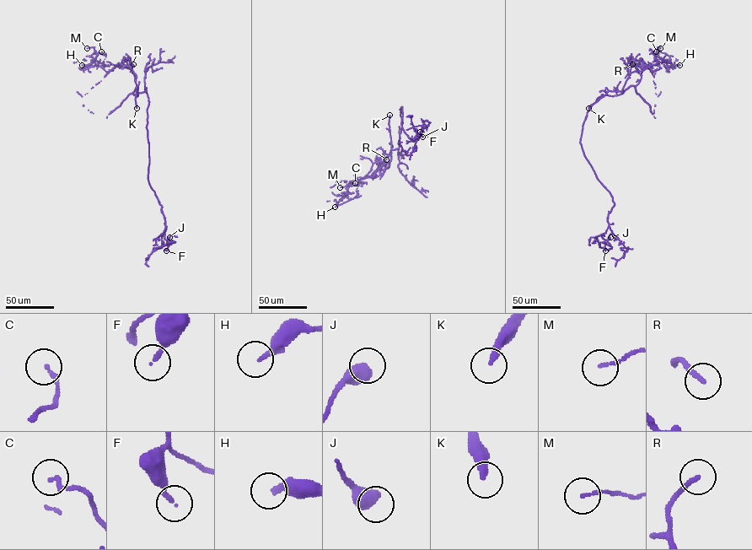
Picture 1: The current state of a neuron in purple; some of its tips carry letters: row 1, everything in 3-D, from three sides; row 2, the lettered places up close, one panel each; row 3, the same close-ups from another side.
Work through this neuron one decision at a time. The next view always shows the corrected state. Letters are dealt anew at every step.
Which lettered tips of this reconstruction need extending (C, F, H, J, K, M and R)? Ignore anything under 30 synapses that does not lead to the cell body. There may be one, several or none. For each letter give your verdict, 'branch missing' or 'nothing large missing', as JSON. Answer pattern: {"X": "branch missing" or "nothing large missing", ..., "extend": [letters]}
{"C": "nothing large missing", "F": "nothing large missing", "H": "branch missing", "J": "nothing large missing", "K": "branch missing", "M": "nothing large missing", "R": "branch missing", "extend": ["H", "K", "R"]}

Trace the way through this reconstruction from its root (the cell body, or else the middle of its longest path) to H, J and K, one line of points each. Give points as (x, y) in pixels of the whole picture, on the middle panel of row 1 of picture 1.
H: (400, 115), (402, 123), (399, 147), (390, 150), (388, 167), (375, 177), (365, 176), (358, 194), (335, 207)
J: (400, 115), (402, 107), (401, 126), (410, 139), (414, 141), (417, 134), (417, 138), (419, 134), (422, 137)
K: (400, 115), (402, 123), (399, 147), (392, 149), (389, 115)

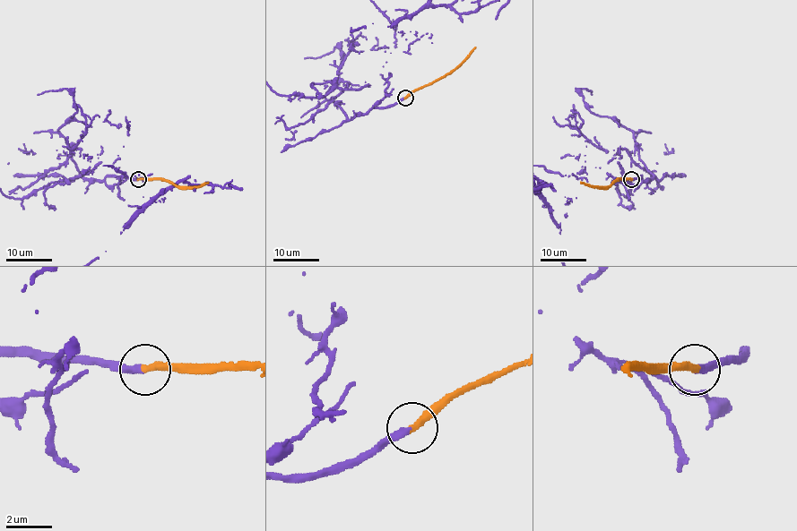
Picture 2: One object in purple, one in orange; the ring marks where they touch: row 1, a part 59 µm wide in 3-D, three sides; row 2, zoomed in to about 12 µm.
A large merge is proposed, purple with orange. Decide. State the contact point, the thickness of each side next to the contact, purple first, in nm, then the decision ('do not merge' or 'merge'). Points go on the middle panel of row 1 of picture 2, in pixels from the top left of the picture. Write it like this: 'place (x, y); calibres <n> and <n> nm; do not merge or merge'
place (405, 98); calibres 320 and 320 nm; merge

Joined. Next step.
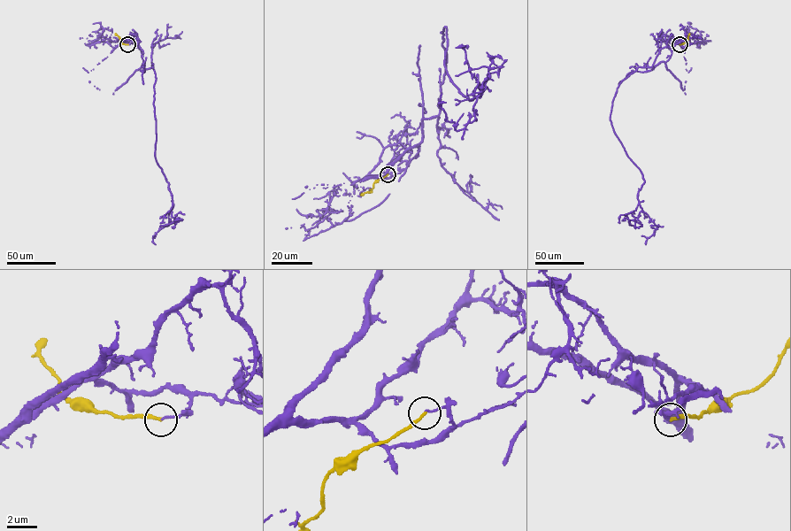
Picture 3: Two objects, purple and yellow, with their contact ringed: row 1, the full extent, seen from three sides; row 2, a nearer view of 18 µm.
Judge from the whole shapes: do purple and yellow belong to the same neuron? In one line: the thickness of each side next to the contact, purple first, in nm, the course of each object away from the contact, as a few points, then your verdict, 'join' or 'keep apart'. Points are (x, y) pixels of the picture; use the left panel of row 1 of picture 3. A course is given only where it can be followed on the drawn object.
140/220 nm | purple via (128, 44), (138, 44), (144, 68), (153, 67), (156, 78), (155, 156), (172, 207), (156, 244) | yellow via (128, 44), (122, 44), (115, 33) | keep apart

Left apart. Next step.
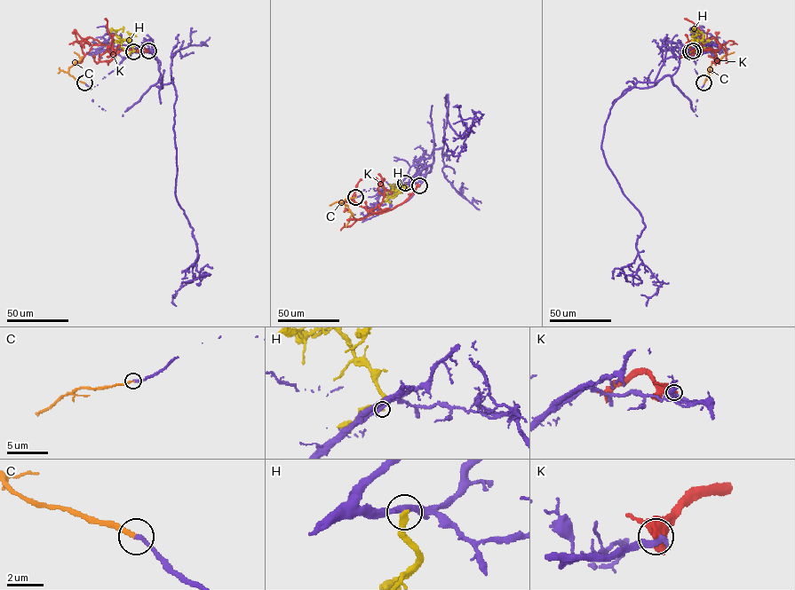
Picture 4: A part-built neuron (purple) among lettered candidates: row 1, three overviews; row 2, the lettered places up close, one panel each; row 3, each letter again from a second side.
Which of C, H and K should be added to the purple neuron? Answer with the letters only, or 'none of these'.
C

